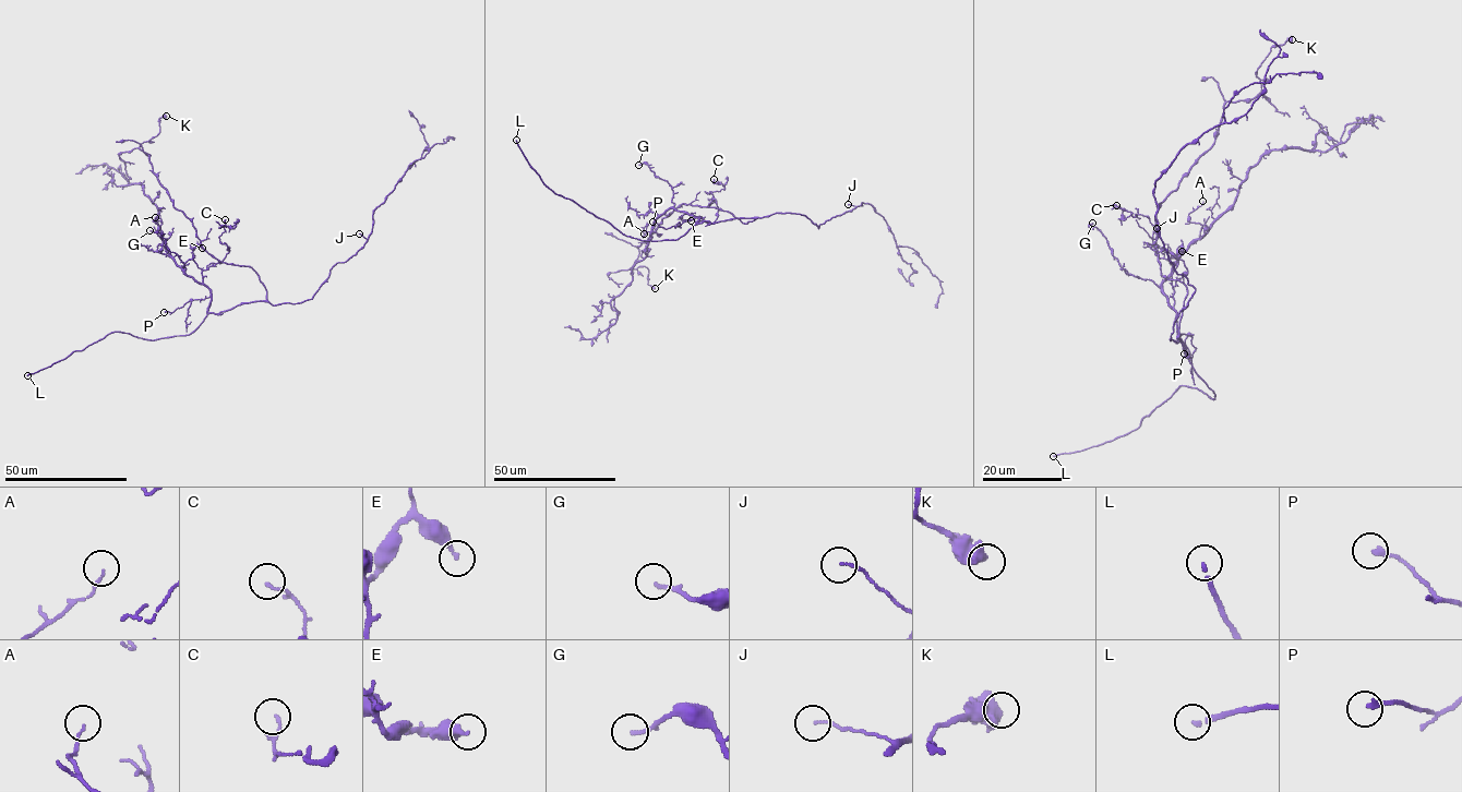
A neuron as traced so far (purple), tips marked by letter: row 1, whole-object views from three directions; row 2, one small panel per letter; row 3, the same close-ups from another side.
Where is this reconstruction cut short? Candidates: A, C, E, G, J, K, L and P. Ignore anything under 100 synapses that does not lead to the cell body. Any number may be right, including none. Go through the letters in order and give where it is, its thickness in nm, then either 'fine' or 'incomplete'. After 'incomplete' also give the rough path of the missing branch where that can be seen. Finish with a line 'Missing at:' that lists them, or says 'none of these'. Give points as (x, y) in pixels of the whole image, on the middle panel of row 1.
A: place (644, 234); calibre 110 nm; fine
C: place (714, 179); calibre 110 nm; fine
E: place (691, 220); calibre 200 nm; fine
G: place (638, 165); calibre 150 nm; fine
J: place (848, 204); calibre 90 nm; fine
K: place (655, 288); calibre 750 nm; fine
L: place (516, 140); calibre 180 nm; incomplete
P: place (652, 222); calibre 240 nm; fine
Missing at: L

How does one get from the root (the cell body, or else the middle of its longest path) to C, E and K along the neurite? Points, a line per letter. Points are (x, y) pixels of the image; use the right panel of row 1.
C: (1178, 338), (1187, 357), (1173, 308), (1187, 268), (1147, 243), (1159, 236), (1148, 217), (1124, 219), (1116, 205)
E: (1178, 338), (1187, 357), (1183, 357), (1187, 355), (1178, 335), (1172, 282), (1182, 246), (1182, 251)
K: (1178, 338), (1187, 288), (1161, 273), (1158, 206), (1213, 143), (1223, 106), (1257, 95), (1257, 69), (1292, 39)

